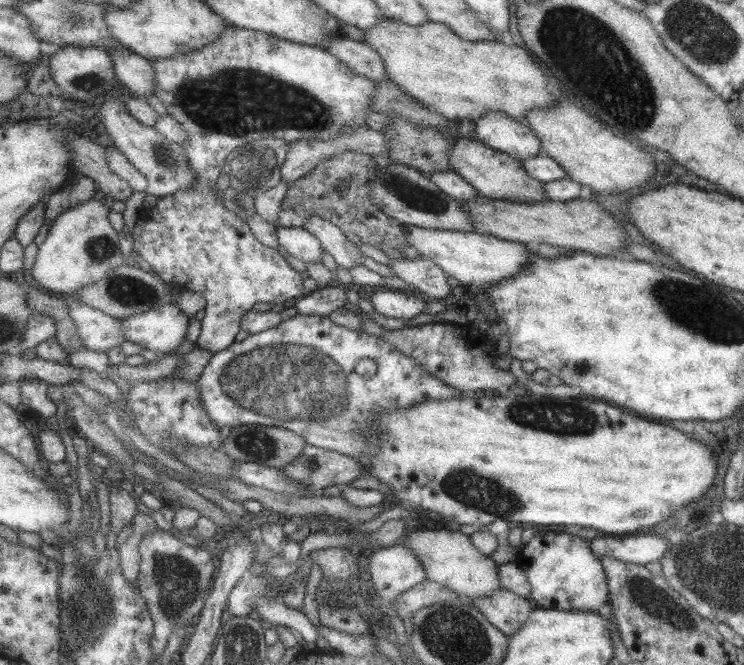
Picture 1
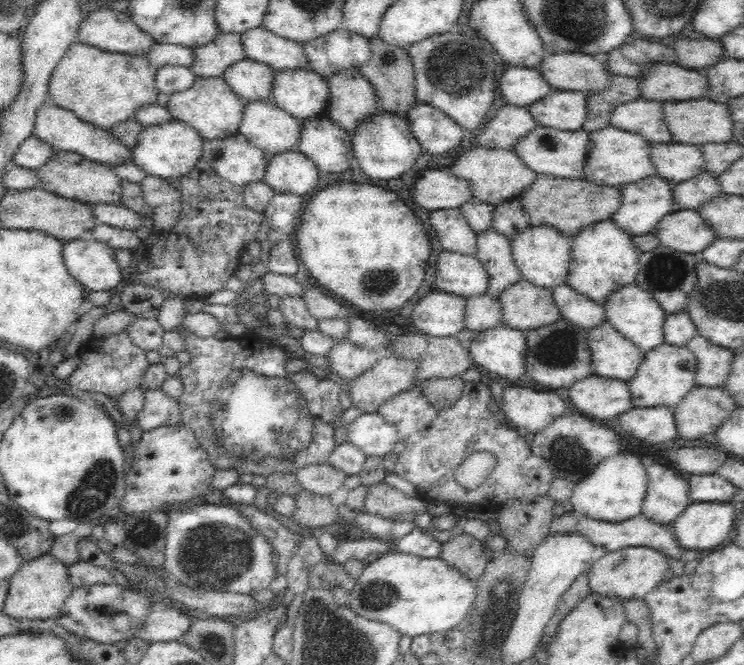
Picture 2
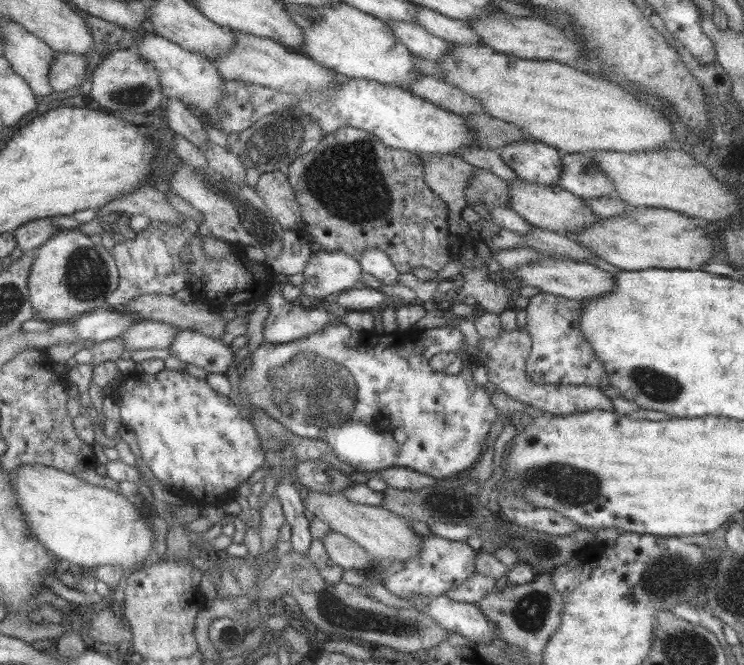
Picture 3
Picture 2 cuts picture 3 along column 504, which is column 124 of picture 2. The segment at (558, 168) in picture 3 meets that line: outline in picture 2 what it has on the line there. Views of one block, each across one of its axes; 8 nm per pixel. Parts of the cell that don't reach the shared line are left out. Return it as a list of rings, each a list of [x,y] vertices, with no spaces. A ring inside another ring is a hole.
[[[46,102],[42,106],[36,108],[36,120],[34,120],[34,136],[38,136],[40,140],[52,144],[56,150],[62,152],[76,152],[78,156],[84,156],[88,160],[106,164],[106,166],[116,166],[122,164],[126,160],[132,160],[132,150],[128,146],[124,146],[110,130],[102,130],[94,124],[88,124],[84,120],[80,120],[72,110],[60,108],[54,102]]]

